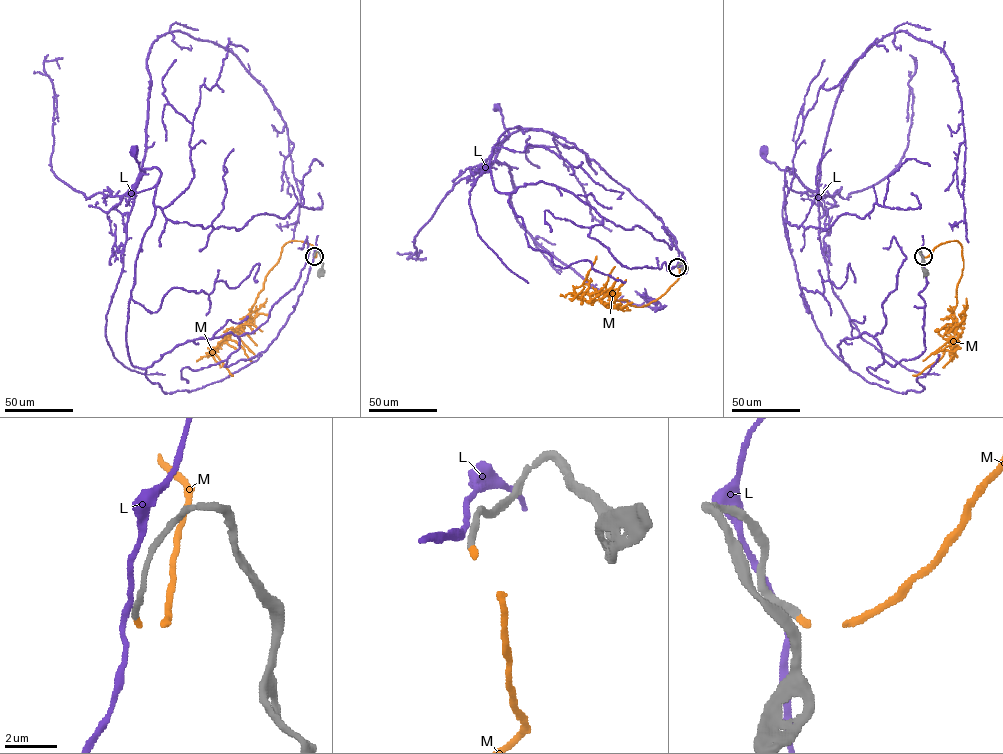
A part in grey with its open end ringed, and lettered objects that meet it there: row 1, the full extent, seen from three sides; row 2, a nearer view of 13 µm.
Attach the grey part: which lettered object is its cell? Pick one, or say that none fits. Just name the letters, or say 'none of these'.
M

